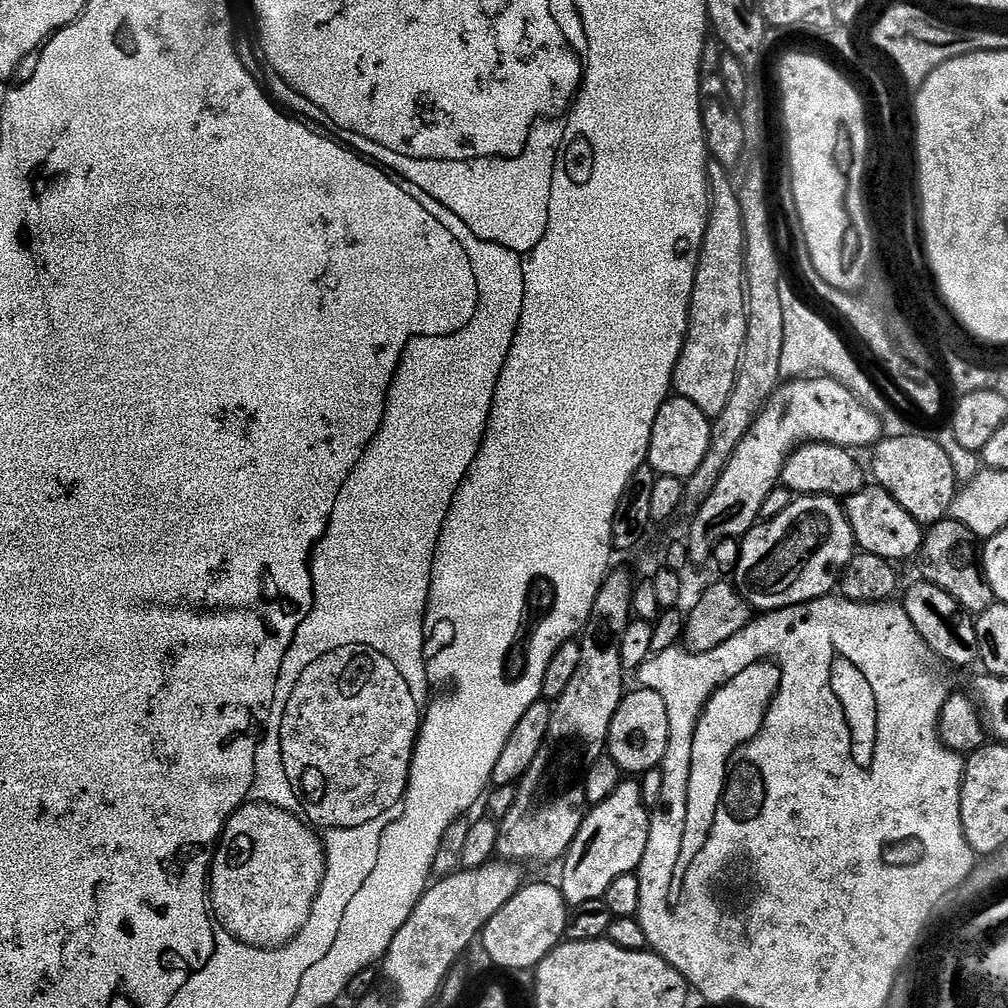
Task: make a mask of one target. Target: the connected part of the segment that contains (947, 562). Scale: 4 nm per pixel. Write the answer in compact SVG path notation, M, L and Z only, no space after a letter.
M945 518L931 525L918 553L919 560L924 567L923 579L941 587L955 602L960 603L965 611L979 614L991 604L997 603L994 590L984 573L981 541L962 522Z

